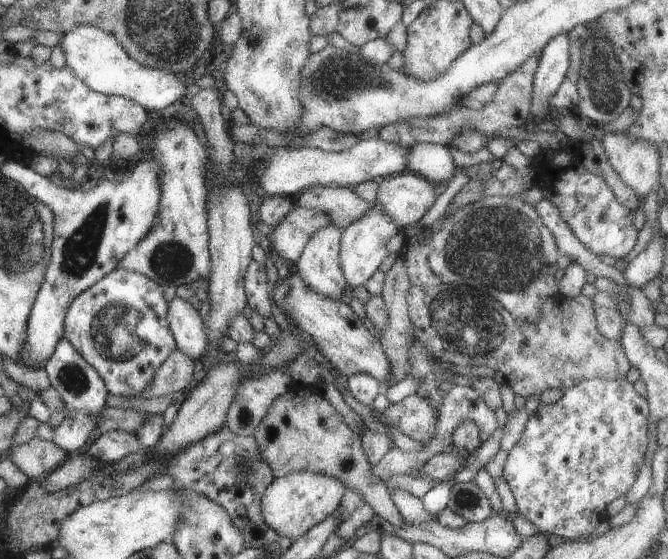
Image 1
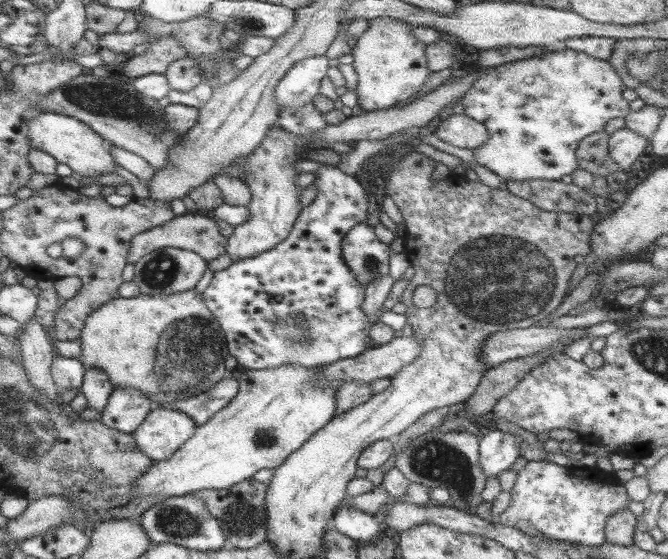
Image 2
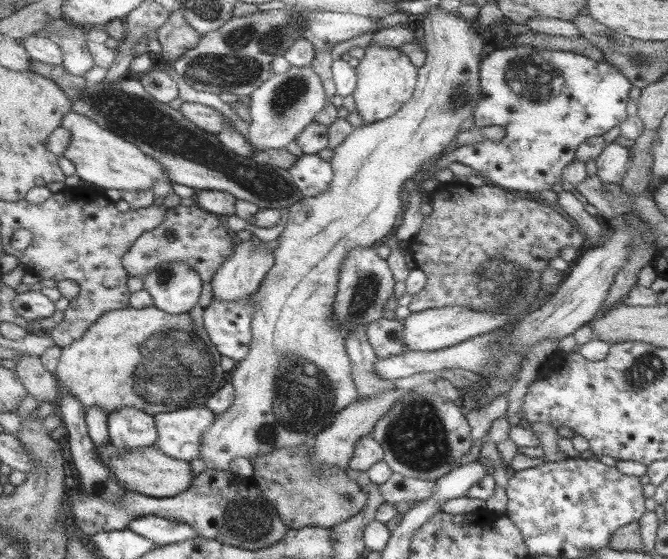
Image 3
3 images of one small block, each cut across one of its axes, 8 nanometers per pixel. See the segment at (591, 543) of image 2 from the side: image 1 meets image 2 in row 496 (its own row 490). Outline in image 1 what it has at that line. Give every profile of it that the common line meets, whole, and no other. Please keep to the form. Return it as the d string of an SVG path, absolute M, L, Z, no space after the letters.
M591 378L581 380L581 382L576 383L574 386L569 386L569 388L564 389L562 393L557 402L547 405L539 404L531 416L528 416L519 440L513 444L513 447L507 454L502 477L509 486L511 494L513 494L517 513L521 514L532 526L535 526L538 532L557 540L583 539L586 534L589 534L589 532L599 524L599 521L605 518L604 513L607 504L625 495L625 492L629 490L629 486L636 480L639 468L641 464L643 464L643 456L647 445L647 402L645 402L645 398L639 396L639 394L633 390L633 384L627 382L624 378L612 380Z

